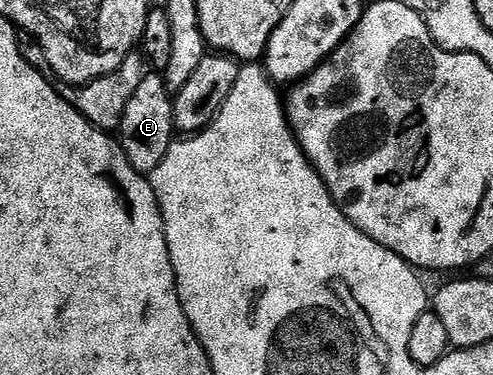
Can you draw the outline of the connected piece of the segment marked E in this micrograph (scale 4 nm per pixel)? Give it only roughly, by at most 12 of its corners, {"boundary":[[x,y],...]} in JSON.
{"boundary":[[146,72],[123,111],[121,150],[148,175],[175,140],[174,94]]}

